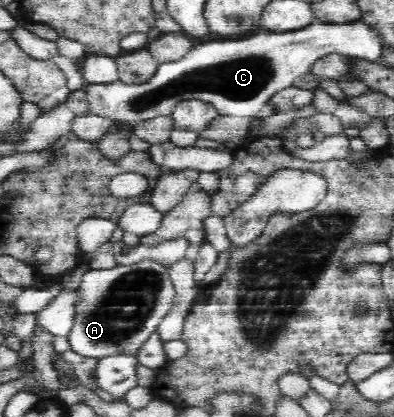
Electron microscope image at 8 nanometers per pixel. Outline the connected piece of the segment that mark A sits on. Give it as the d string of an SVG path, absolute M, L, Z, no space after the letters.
M141 260L129 266L116 264L113 268L101 270L90 268L83 274L77 294L78 304L75 305L77 317L74 318L73 331L67 337L71 351L99 360L120 352L133 353L137 356L148 342L149 336L158 329L161 320L171 312L175 300L175 287L168 266L155 260Z

